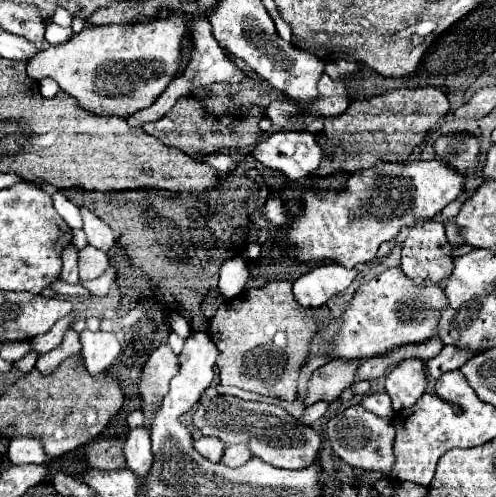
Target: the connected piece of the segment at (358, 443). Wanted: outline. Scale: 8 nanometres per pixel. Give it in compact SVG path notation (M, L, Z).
M362 405L348 407L340 415L328 421L328 437L334 453L348 465L362 471L380 471L384 477L390 477L392 471L392 443L394 443L394 425L390 417L378 417L372 411L366 411Z

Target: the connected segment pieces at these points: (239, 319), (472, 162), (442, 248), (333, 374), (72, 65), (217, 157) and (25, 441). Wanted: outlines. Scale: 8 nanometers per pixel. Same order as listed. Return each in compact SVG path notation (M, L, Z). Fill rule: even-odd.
M268 281L260 289L246 291L242 299L224 301L208 329L220 351L216 359L220 385L234 385L286 401L298 399L298 375L306 363L310 341L330 321L332 313L328 307L306 309L298 305L288 281Z
M442 135L436 143L436 157L460 173L472 173L480 157L480 137L472 135Z
M430 219L422 225L416 225L410 229L404 245L402 245L402 273L412 279L416 285L424 287L428 283L442 283L452 275L454 263L452 263L452 247L444 235L444 225Z
M330 361L324 367L320 367L308 385L308 397L306 405L312 405L316 401L336 401L340 393L350 387L356 379L356 371L360 367L360 361Z
M172 13L166 19L134 25L86 27L68 43L50 45L28 61L26 73L40 81L52 77L62 91L92 113L128 117L150 107L170 85L180 67L180 43L188 35L186 15Z
M210 153L210 155L200 155L198 157L202 163L214 167L216 171L230 171L232 165L234 165L234 159L230 155L224 155L224 153Z
M14 437L10 441L8 457L14 465L28 465L28 463L46 463L48 457L44 453L44 447L38 439L32 437Z

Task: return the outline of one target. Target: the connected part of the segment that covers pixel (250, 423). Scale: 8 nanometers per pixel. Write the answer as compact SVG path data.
M214 395L214 397L202 397L200 407L192 417L194 427L202 431L202 435L222 439L226 447L234 443L244 443L248 445L254 457L260 457L262 461L280 469L304 469L318 459L320 435L312 427L302 425L294 415L290 415L282 407L242 401L230 395Z

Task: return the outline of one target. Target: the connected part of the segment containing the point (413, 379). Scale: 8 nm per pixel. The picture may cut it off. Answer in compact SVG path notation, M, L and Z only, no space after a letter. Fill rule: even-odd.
M420 359L398 363L386 377L386 393L390 397L420 397L426 391L426 371Z

